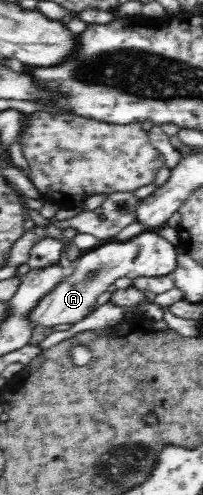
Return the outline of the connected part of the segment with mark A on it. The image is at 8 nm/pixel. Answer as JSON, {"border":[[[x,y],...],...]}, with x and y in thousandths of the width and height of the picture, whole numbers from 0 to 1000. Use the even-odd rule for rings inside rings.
{"border":[[[768,463],[714,465],[700,473],[621,487],[537,485],[463,503],[414,507],[365,529],[355,545],[325,547],[320,562],[207,596],[207,602],[187,602],[187,614],[172,614],[167,626],[138,626],[128,644],[148,653],[148,665],[167,667],[177,661],[236,661],[246,665],[261,659],[286,659],[286,655],[345,655],[345,659],[384,655],[483,622],[473,614],[498,590],[532,586],[532,580],[562,574],[581,562],[611,562],[611,558],[645,564],[685,558],[749,562],[847,556],[852,545],[872,539],[872,509],[872,497],[783,475]]]}

